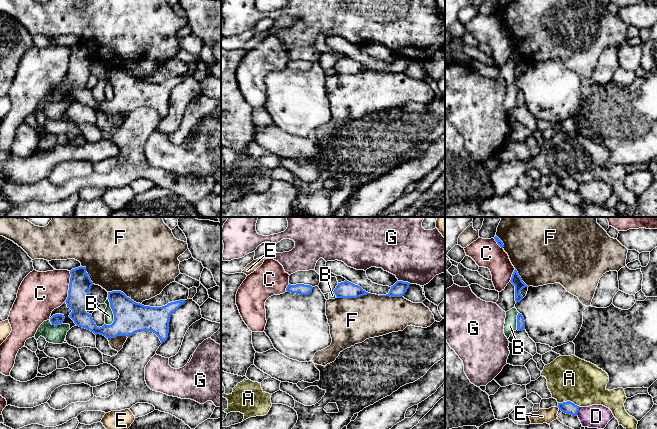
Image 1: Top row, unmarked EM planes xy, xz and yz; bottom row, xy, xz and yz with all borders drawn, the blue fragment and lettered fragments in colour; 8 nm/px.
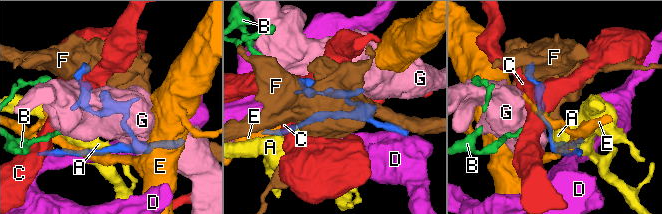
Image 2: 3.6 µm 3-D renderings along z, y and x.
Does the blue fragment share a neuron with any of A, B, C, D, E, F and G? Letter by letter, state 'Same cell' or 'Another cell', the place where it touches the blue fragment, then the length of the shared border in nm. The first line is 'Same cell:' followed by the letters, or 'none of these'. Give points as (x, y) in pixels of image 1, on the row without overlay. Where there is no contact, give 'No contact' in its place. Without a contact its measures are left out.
Same cell: none of these
A: Another cell. Touches blue at yz (569, 177). Shared border 180 nm
B: Another cell. Touches blue at xy (112, 86). Shared border 240 nm
C: Another cell. Touches blue at xy (69, 62). Shared border 260 nm
D: Another cell. Touches blue at yz (578, 186). Shared border 80 nm
E: Another cell. Touches blue at yz (558, 183). Shared border 40 nm
F: Another cell. Touches blue at xz (353, 73). Shared border 280 nm
G: Another cell. Touches blue at xz (404, 58). Shared border 110 nm

